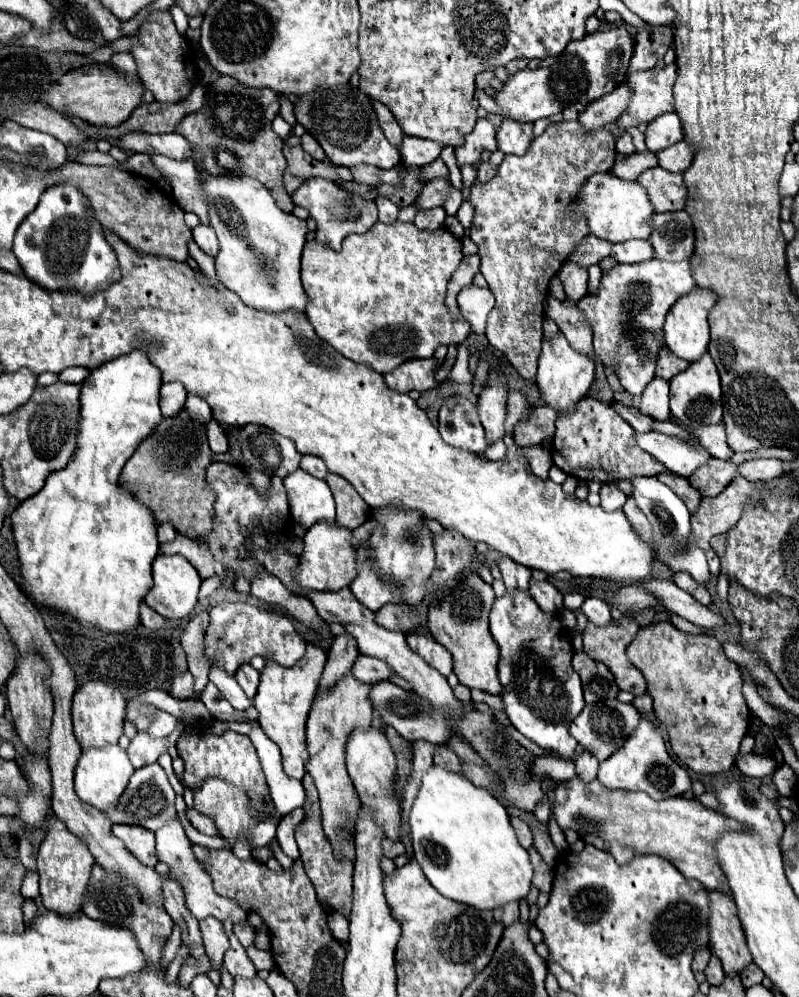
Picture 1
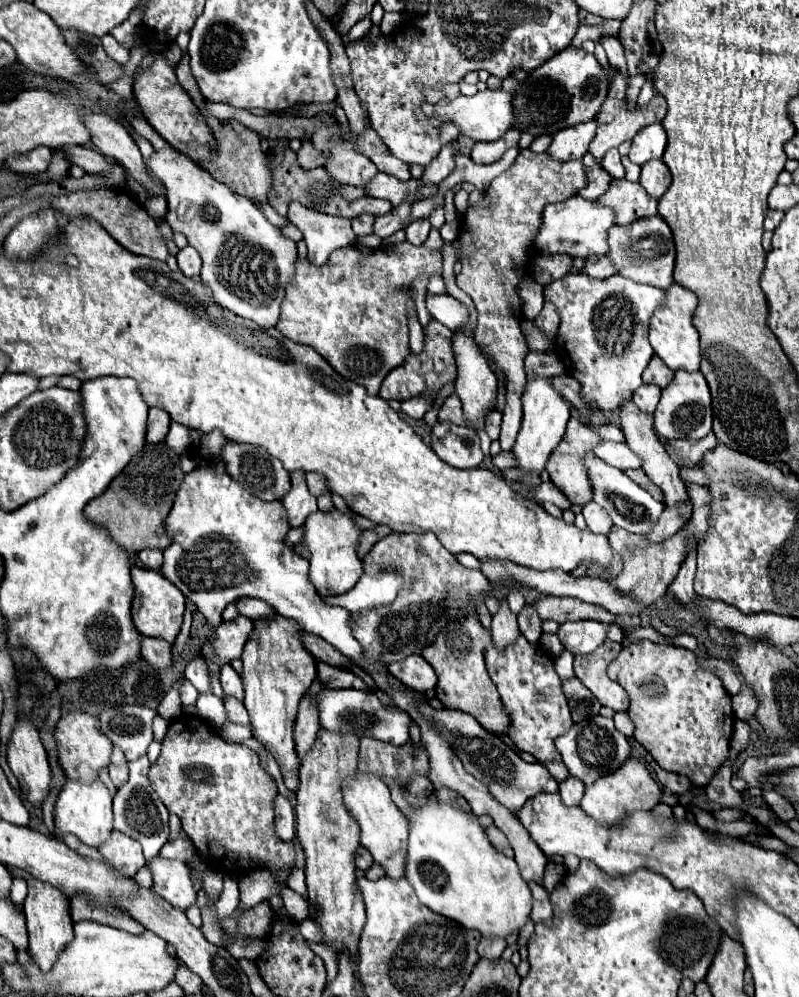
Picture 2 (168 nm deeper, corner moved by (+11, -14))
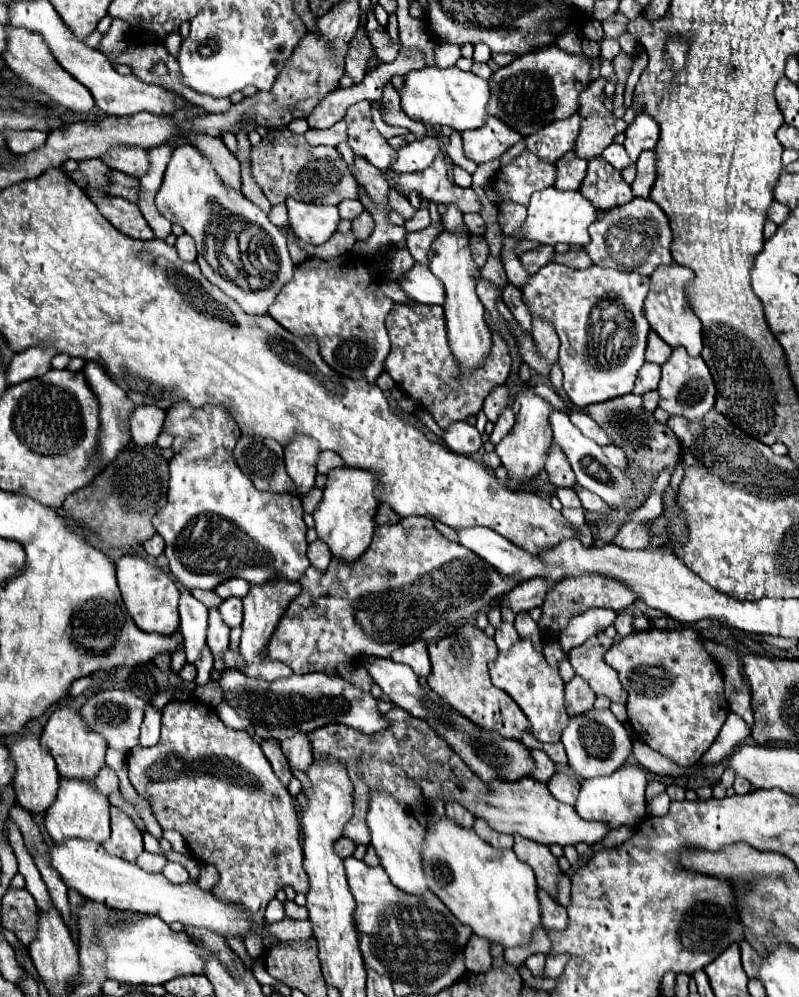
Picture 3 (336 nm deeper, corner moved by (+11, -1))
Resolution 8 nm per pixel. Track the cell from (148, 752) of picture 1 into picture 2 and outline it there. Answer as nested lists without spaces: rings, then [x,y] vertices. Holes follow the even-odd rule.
[[[110,764],[110,766],[108,766],[108,772],[110,772],[110,780],[112,780],[112,784],[114,784],[116,788],[128,780],[128,766],[116,768],[116,766]]]

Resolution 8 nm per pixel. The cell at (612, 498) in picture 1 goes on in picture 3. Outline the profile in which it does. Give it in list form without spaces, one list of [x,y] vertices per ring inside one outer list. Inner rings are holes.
[[[574,485],[574,491],[578,493],[578,497],[580,497],[580,501],[582,501],[582,507],[584,507],[586,511],[600,513],[600,515],[608,515],[608,513],[610,513],[610,507],[608,507],[598,495],[586,491],[586,489],[580,487],[580,485]]]

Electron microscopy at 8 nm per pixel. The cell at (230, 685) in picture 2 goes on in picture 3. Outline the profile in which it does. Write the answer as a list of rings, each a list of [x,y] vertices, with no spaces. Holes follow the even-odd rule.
[[[210,609],[210,625],[208,625],[208,647],[214,655],[214,669],[226,669],[222,655],[228,651],[228,633],[230,629],[224,625],[218,609]]]

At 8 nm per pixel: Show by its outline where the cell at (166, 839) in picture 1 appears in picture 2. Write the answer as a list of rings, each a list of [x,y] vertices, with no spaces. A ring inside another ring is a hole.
[[[156,856],[148,862],[148,866],[154,874],[152,890],[164,900],[168,900],[174,908],[186,910],[196,900],[196,890],[192,886],[192,880],[184,862]]]

